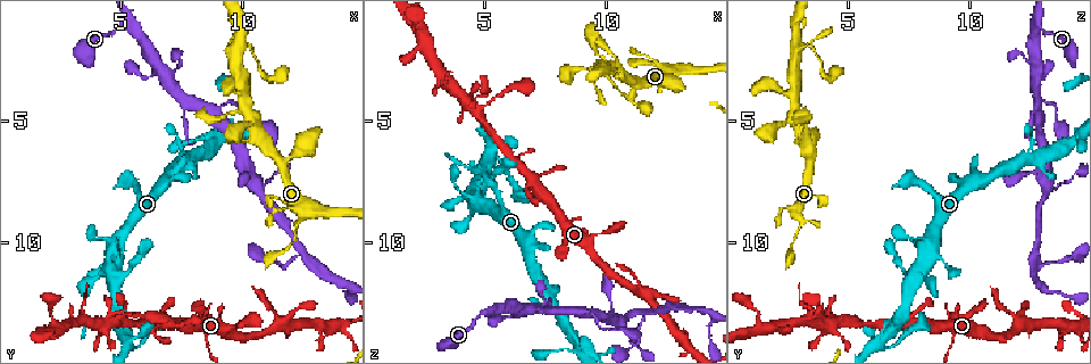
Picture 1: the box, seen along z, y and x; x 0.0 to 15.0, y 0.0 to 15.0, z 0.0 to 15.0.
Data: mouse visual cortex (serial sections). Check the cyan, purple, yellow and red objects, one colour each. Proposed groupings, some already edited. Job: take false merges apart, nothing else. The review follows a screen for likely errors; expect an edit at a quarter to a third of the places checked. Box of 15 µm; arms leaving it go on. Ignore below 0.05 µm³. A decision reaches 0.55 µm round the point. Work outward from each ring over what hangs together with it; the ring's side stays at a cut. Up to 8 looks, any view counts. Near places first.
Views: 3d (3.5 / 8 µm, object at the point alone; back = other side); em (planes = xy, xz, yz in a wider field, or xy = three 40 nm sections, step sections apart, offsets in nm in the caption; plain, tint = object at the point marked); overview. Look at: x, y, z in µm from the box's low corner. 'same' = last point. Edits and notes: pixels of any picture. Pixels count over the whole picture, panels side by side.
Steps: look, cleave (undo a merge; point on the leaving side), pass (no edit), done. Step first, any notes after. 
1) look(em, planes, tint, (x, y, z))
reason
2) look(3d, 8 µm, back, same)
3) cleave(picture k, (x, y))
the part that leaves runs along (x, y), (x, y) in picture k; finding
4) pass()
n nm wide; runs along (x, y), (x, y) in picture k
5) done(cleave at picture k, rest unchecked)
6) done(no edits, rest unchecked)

look(3d, 3.5 µm, (8.8, 4.6, 12.9))
three-way junction

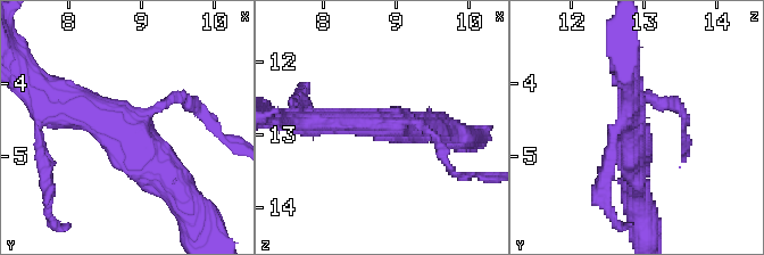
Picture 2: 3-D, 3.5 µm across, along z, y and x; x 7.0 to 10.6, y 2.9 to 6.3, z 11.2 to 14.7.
look(em, planes, tint, (8.70, 4.65, 12.85))
3 arms; arms of 100, 400, 400 nm

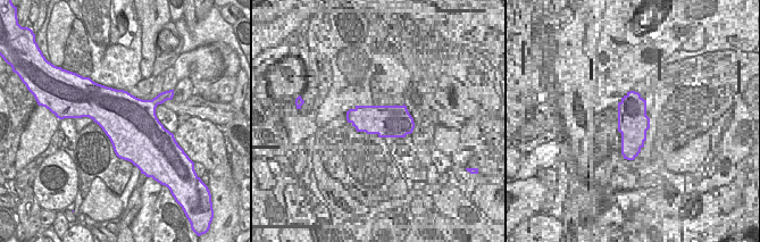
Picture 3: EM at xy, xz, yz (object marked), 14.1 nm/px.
pass()
750 nm wide; runs along (50, 105), (110, 118), (180, 189) in picture 2; all the same cell

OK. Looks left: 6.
look(3d, 3.5 µm, back, (10.7, 7.9, 13.2))
three-way junction

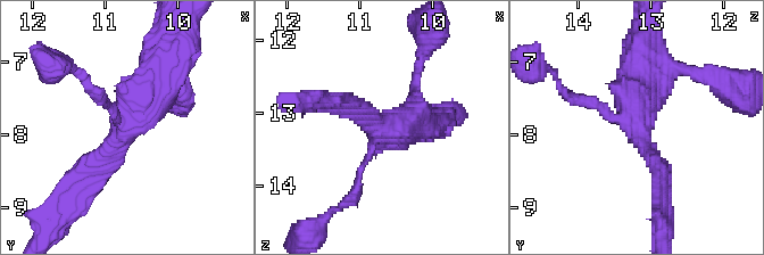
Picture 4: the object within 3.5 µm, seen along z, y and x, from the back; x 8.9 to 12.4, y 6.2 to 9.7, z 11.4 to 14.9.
look(em, planes, tint, (10.65, 7.85, 13.15))
3 arms; arms of 100, 250, 600 nm

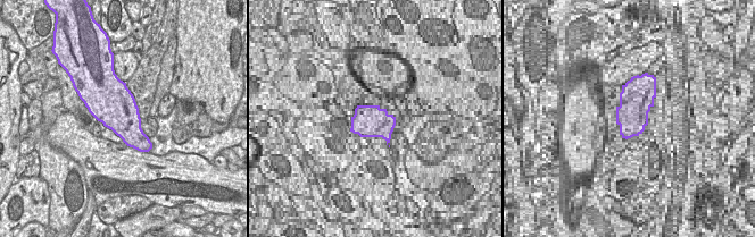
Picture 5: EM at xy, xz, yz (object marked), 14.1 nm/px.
look(em, xy, step 3, tint, same)
cut it another way

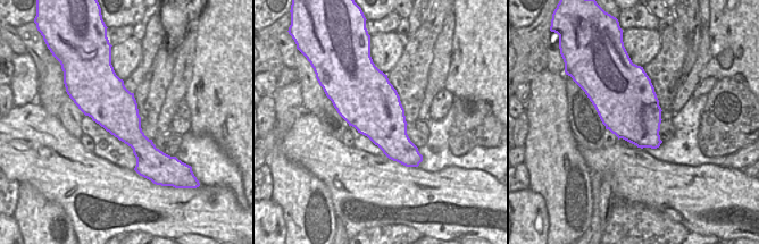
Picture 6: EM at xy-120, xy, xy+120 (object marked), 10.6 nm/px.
pass()
runs along (164, 57), (146, 106), (80, 179) in picture 4; all the same cell

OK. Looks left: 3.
look(3d, 3.5 µm, back, (12.5, 10.4, 12.7))
three arms meet

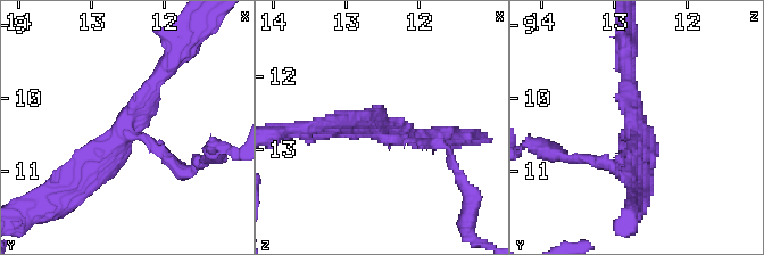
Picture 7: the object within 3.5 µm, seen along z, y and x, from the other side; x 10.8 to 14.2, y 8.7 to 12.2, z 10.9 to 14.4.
look(em, xy, step 3, tint, (12.55, 10.45, 12.75))
need the tissue

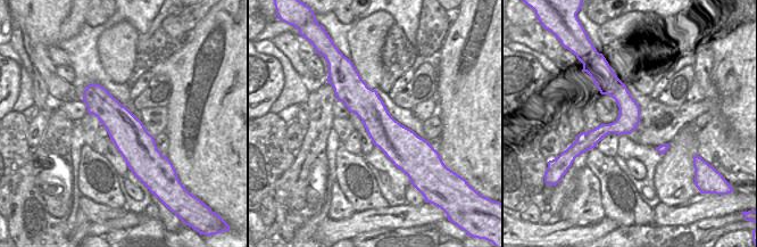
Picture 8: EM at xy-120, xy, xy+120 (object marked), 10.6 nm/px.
pass()
arms of 150, 250, 250 nm; continuous, no second cell

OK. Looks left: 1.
done(no edits, rest unchecked)

